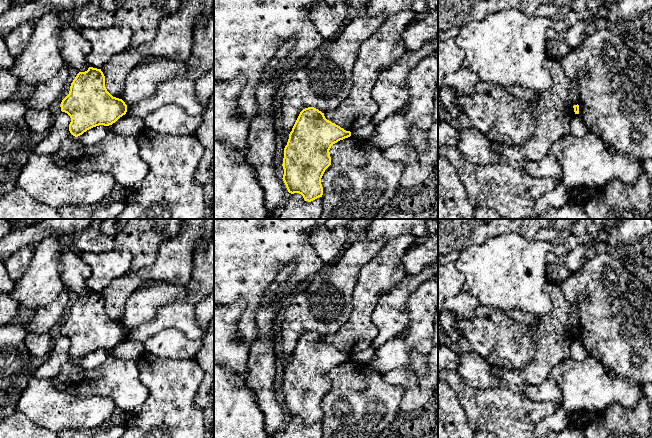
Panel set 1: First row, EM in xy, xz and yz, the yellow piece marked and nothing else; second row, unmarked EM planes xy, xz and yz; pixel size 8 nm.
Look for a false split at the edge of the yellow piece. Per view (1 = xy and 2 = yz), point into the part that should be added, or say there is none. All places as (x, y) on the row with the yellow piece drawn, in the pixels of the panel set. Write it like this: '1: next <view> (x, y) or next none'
1: next none
2: next none

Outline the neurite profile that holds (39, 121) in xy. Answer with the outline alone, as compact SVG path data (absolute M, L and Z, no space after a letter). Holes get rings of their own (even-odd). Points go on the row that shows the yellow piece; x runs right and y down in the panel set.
M28 108L25 120L32 132L44 133L51 128L53 114L50 109L36 110Z

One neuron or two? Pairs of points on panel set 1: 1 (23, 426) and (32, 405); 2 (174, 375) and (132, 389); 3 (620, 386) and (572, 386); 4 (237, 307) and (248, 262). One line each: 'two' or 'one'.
1: two
2: two
3: one
4: two

